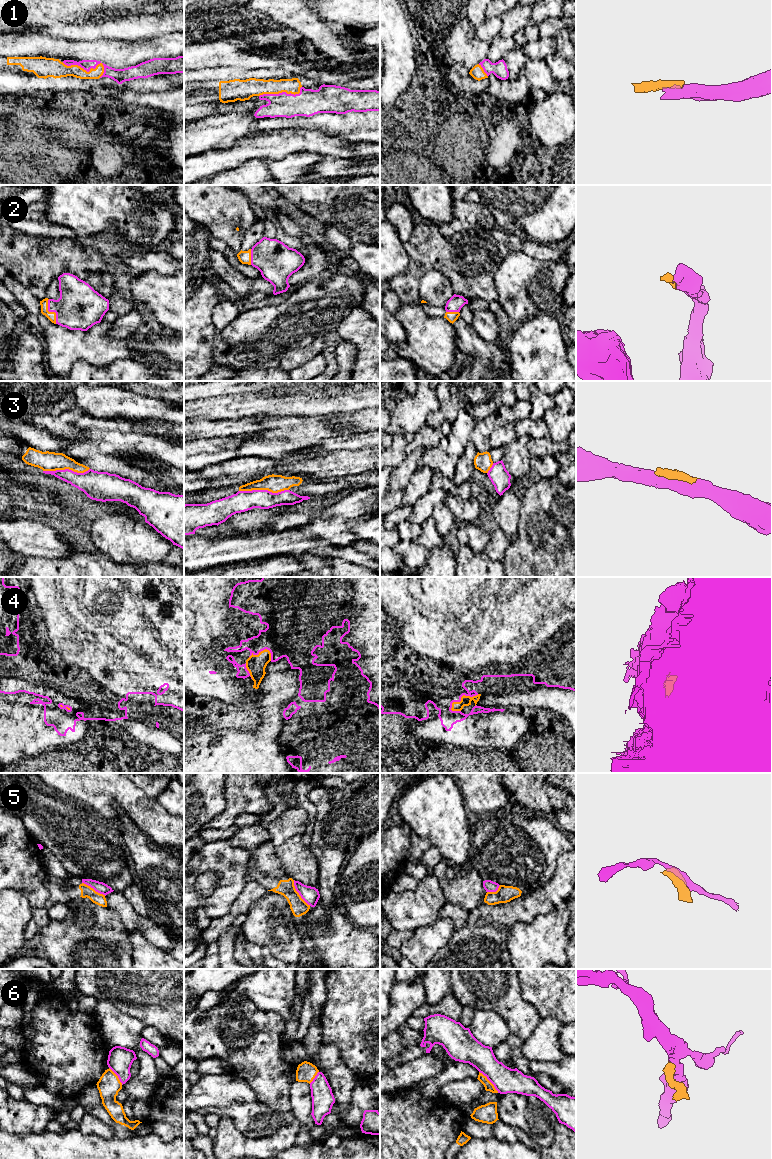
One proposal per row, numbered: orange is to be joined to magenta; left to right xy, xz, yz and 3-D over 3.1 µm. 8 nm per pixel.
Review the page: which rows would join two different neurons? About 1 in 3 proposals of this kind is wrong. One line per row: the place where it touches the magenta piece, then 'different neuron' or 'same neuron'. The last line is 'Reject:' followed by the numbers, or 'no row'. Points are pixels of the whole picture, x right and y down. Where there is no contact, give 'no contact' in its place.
1: meets magenta in xy at (86, 70); same neuron
2: meets magenta in xy at (51, 311); same neuron
3: meets magenta in xz at (263, 490); different neuron
4: meets magenta in yz at (461, 696); different neuron
5: meets magenta in xz at (298, 892); different neuron
6: meets magenta in yz at (489, 1080); different neuron
Reject: 3, 4, 5, 6

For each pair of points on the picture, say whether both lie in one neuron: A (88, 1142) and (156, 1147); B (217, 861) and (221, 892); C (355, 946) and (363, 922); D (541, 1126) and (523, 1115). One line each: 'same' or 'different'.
A: same
B: same
C: different
D: same

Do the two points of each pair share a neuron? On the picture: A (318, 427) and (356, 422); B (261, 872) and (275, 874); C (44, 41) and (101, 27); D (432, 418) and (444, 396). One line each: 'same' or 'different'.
A: same
B: same
C: different
D: same

